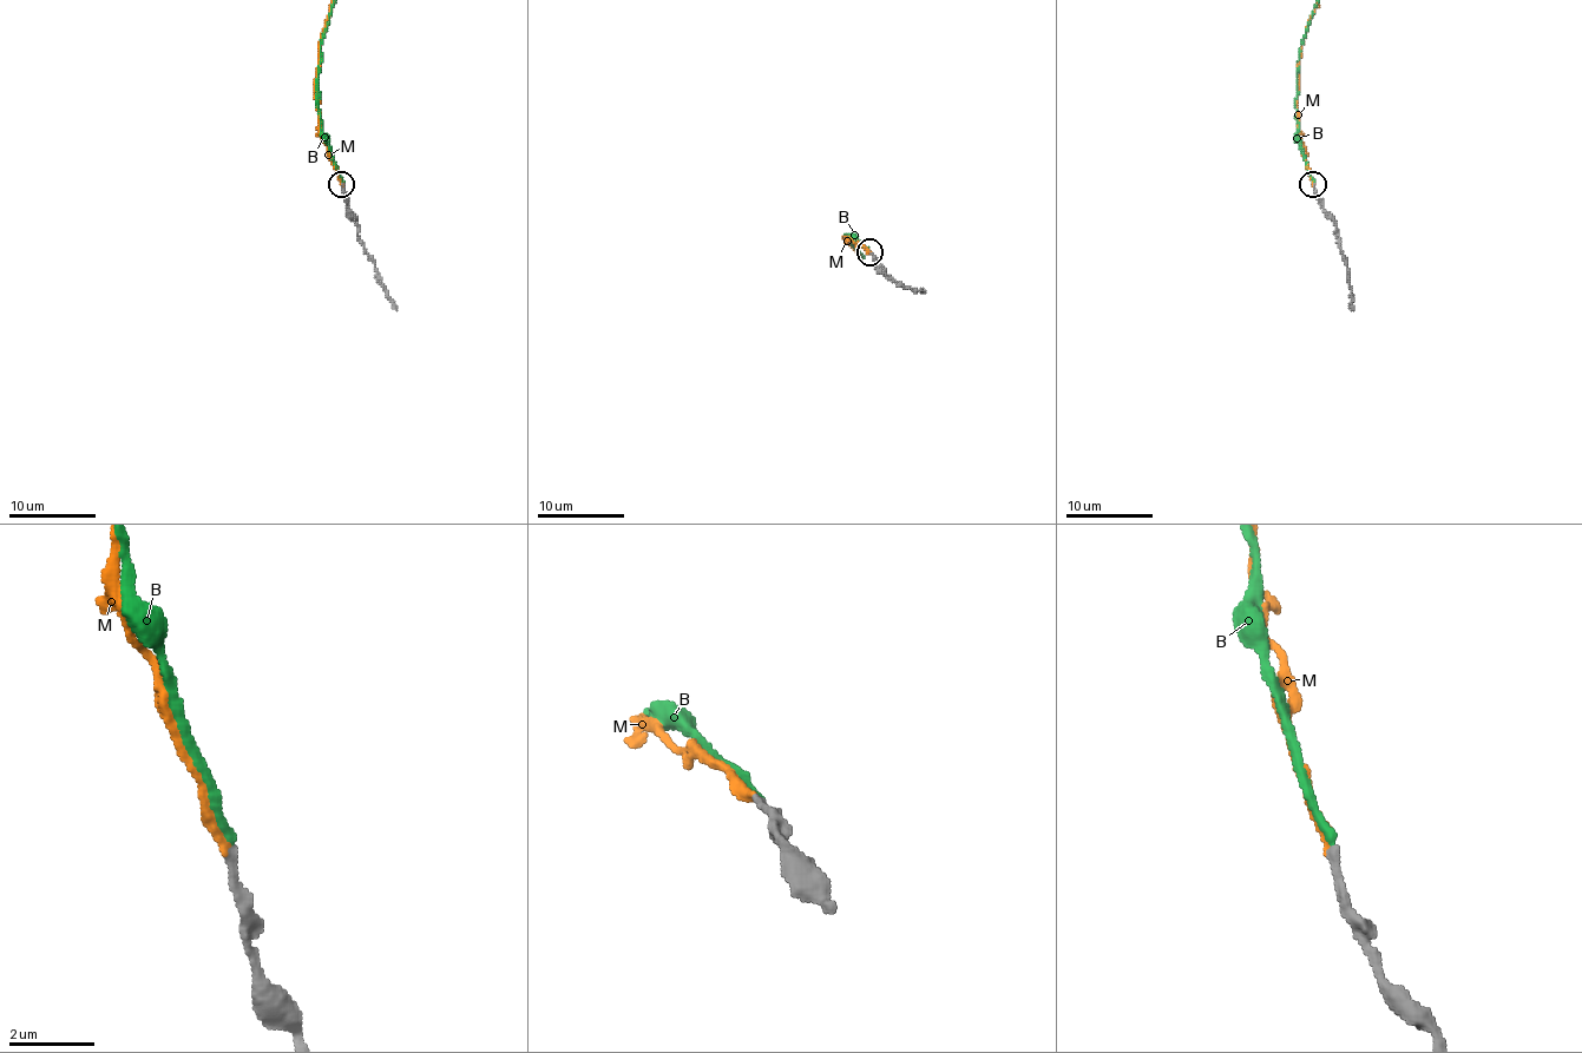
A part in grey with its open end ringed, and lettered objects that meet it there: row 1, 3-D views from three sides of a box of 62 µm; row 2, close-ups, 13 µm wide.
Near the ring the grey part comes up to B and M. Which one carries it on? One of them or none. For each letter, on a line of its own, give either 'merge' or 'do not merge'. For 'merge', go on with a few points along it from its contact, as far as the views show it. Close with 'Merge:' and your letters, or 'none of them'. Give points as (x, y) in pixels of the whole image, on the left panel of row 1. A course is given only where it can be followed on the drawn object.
B: do not merge
M: merge
Merge: M

